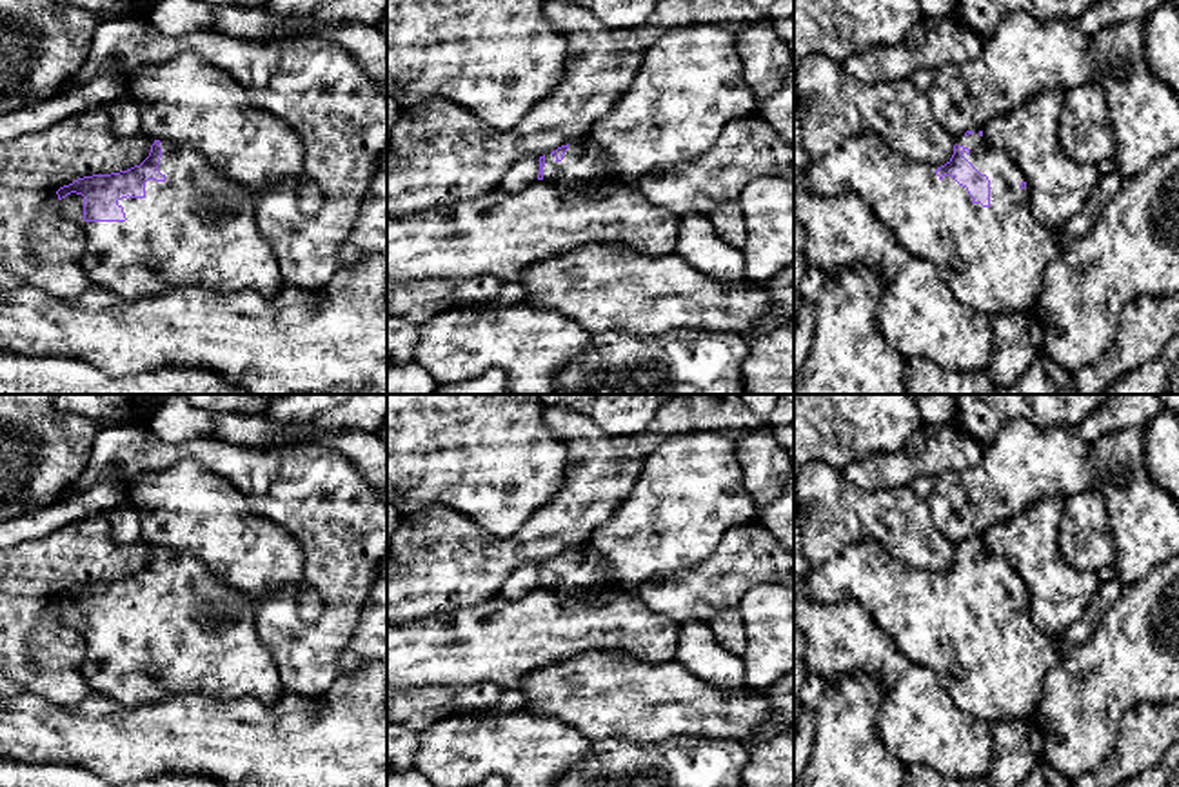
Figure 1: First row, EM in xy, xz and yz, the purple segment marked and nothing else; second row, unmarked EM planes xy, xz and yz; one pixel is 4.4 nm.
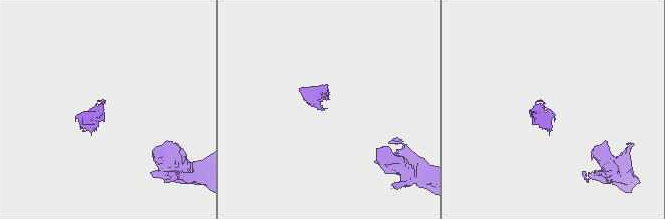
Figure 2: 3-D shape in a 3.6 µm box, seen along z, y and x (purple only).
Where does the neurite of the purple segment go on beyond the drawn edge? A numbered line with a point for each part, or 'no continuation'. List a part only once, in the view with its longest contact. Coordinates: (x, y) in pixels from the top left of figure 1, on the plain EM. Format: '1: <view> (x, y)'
1: xy (197, 637)

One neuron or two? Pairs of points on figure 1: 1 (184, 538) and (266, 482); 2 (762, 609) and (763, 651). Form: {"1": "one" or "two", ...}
{"1": "two", "2": "one"}

